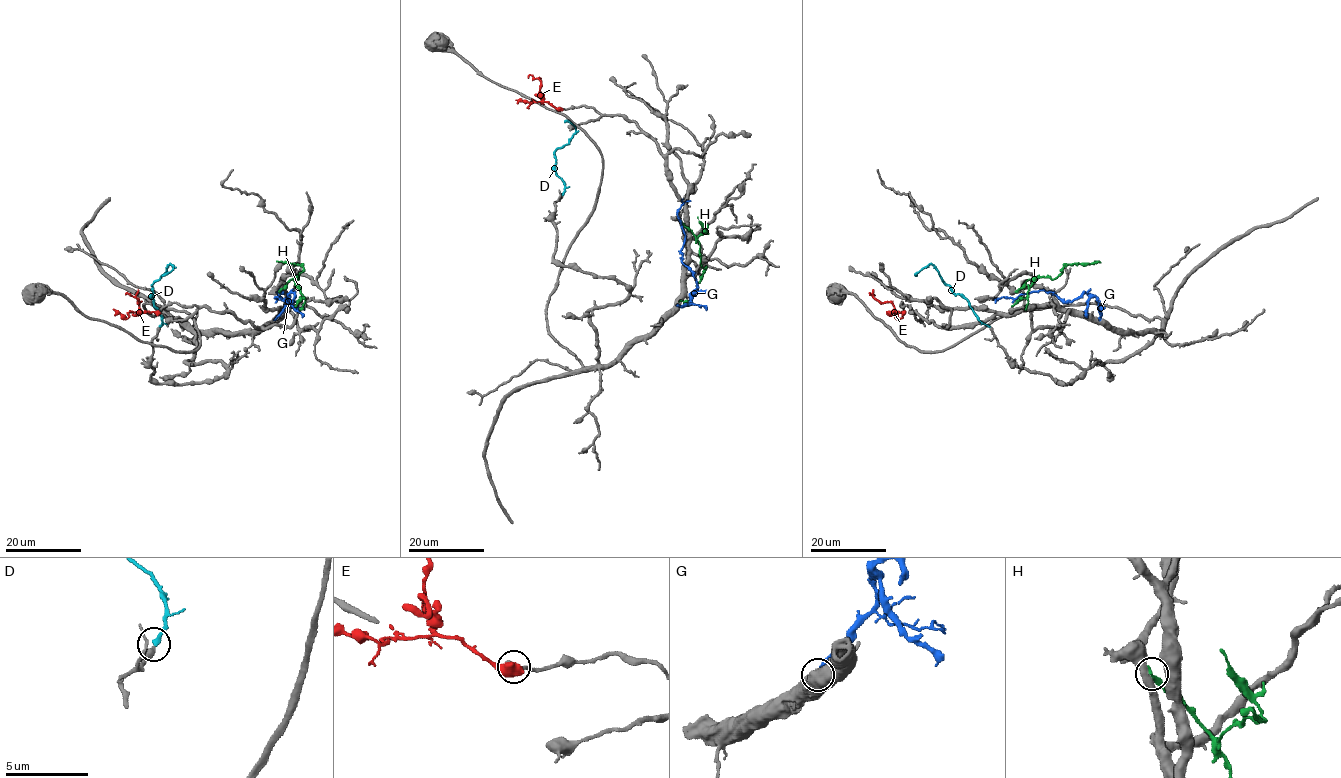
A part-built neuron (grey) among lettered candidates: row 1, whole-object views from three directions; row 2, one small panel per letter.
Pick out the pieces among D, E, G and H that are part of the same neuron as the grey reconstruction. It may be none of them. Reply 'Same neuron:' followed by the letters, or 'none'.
Same neuron: D

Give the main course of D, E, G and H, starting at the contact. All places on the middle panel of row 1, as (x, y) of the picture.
D: (562, 194), (564, 183), (556, 171), (555, 152), (568, 144), (575, 128), (564, 120)
E: (560, 108), (543, 101), (539, 95), (540, 82), (532, 75), (528, 78)
G: (678, 305), (691, 303), (697, 282), (682, 260), (685, 235), (677, 214), (690, 201)
H: (682, 223), (699, 242), (700, 264), (705, 268), (697, 291), (688, 300), (679, 301)

